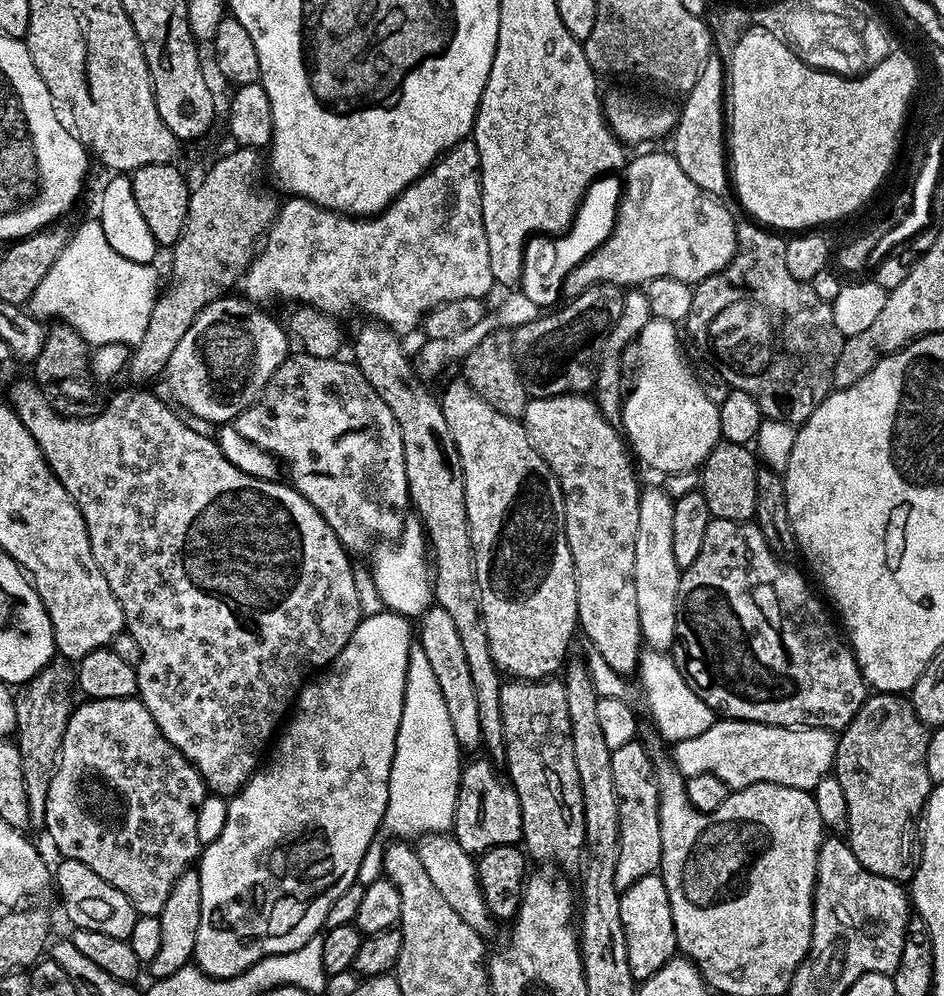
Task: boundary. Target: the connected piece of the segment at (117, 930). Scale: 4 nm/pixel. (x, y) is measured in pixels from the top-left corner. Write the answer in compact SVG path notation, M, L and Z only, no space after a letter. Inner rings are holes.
M61 859L59 863L54 868L54 888L60 891L60 900L64 903L64 912L72 923L71 927L98 930L98 934L110 934L110 938L127 940L130 930L134 930L137 917L130 898L126 898L118 886L110 886L106 878L94 874L94 870L82 862Z

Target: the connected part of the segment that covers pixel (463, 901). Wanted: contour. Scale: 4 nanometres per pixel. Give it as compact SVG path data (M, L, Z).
M432 832L420 836L415 841L414 849L422 862L422 867L426 869L427 875L434 882L435 889L440 891L442 898L453 907L454 912L480 935L490 935L495 921L481 894L480 881L476 876L477 863L473 855L459 846L454 836L443 832Z

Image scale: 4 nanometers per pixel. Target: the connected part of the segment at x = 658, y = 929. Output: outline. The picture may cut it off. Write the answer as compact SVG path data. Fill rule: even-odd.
M659 874L643 876L634 882L634 886L620 893L622 910L622 930L626 934L626 958L630 962L630 974L633 980L649 980L666 962L677 955L674 918L670 914L670 894L666 894L664 880Z

